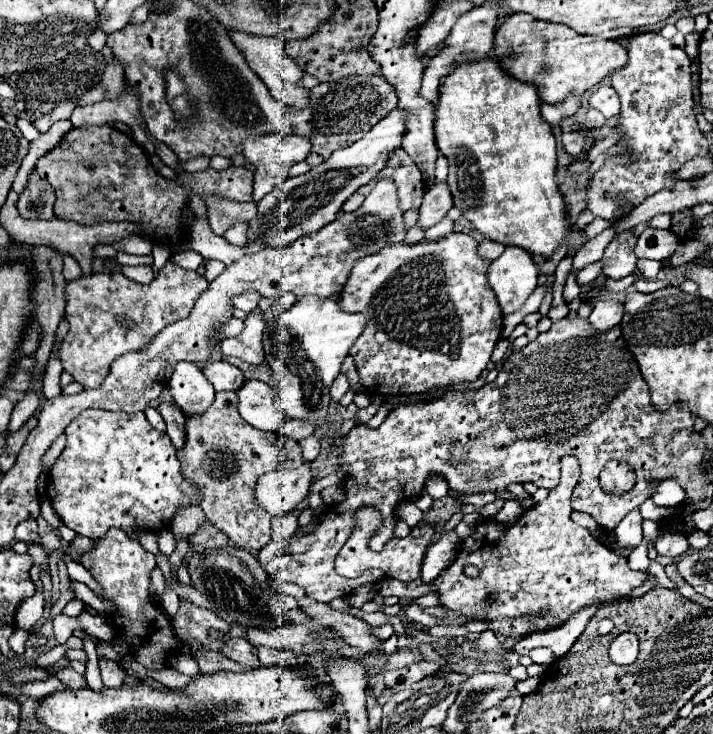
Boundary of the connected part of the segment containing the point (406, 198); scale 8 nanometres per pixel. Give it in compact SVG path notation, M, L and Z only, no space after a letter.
M394 150L390 154L388 164L384 168L386 178L392 178L398 190L400 198L400 210L412 210L418 208L422 202L422 178L418 166L410 160L410 156L404 150Z

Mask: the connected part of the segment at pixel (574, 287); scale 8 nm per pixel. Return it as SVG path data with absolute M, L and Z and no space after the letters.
M570 274L566 280L566 286L564 286L564 300L570 302L570 300L578 298L578 294L580 294L580 286L576 284L576 274Z

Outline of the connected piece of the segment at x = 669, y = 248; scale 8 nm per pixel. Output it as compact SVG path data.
M646 228L638 236L636 244L636 256L638 258L654 258L654 260L668 260L674 250L678 248L680 240L672 230L656 230L656 228Z

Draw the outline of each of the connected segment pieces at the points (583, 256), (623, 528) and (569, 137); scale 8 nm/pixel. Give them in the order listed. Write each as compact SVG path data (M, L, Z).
M606 228L606 230L600 232L596 238L588 240L588 242L575 253L570 273L577 273L583 269L586 264L590 264L590 262L598 262L598 260L602 258L604 248L610 244L612 236L614 236L614 230L612 230L612 228Z
M632 510L632 514L626 514L620 526L614 530L614 546L632 550L642 542L642 516L638 510Z
M568 128L568 130L564 132L564 136L562 136L562 144L564 144L564 148L566 148L568 154L582 156L582 154L590 148L592 140L586 140L580 132L574 132L572 128Z

